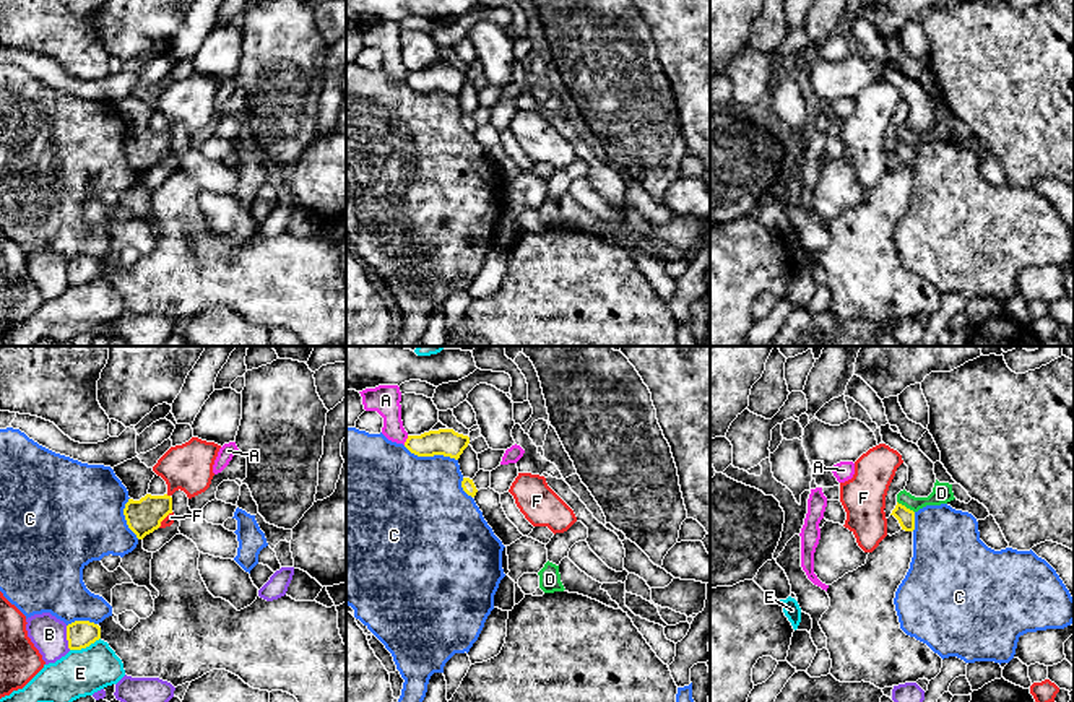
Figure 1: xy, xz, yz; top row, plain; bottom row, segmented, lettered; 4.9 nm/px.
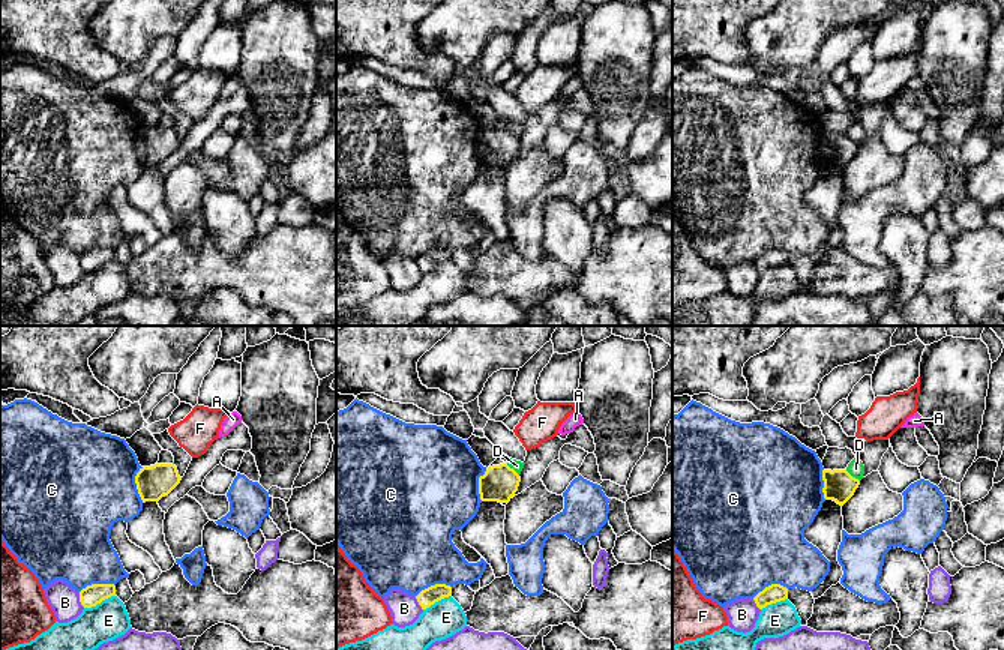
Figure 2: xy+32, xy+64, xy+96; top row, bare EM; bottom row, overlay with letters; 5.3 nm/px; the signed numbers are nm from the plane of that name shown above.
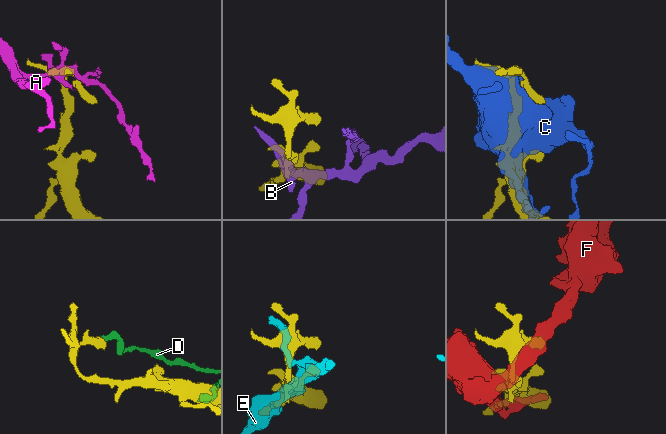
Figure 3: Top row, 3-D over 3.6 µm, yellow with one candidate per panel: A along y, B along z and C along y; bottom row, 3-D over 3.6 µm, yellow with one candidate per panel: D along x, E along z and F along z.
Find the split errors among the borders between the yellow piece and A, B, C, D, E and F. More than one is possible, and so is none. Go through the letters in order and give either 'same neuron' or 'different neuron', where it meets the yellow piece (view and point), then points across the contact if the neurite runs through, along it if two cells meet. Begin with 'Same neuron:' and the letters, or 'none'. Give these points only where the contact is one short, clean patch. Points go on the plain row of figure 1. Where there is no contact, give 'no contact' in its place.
Same neuron: none
A: different neuron; meets yellow in xz at (407, 77)
B: different neuron; meets yellow in xy at (67, 273)
C: different neuron; meets yellow in xz at (431, 91)
D: different neuron; meets yellow in yz at (904, 142)
E: different neuron; meets yellow in xy at (85, 283); border along xy (99, 273), (85, 283), (70, 286)
F: different neuron; meets yellow in xy at (164, 153)

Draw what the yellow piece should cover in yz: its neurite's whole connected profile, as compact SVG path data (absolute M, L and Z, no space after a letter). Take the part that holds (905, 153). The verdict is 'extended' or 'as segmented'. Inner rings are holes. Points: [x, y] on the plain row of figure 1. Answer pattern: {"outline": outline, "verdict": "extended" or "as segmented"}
{"outline": "M897 138L890 151L894 151L899 156L902 166L905 167L915 166L915 148L907 145L905 141Z", "verdict": "as segmented"}

